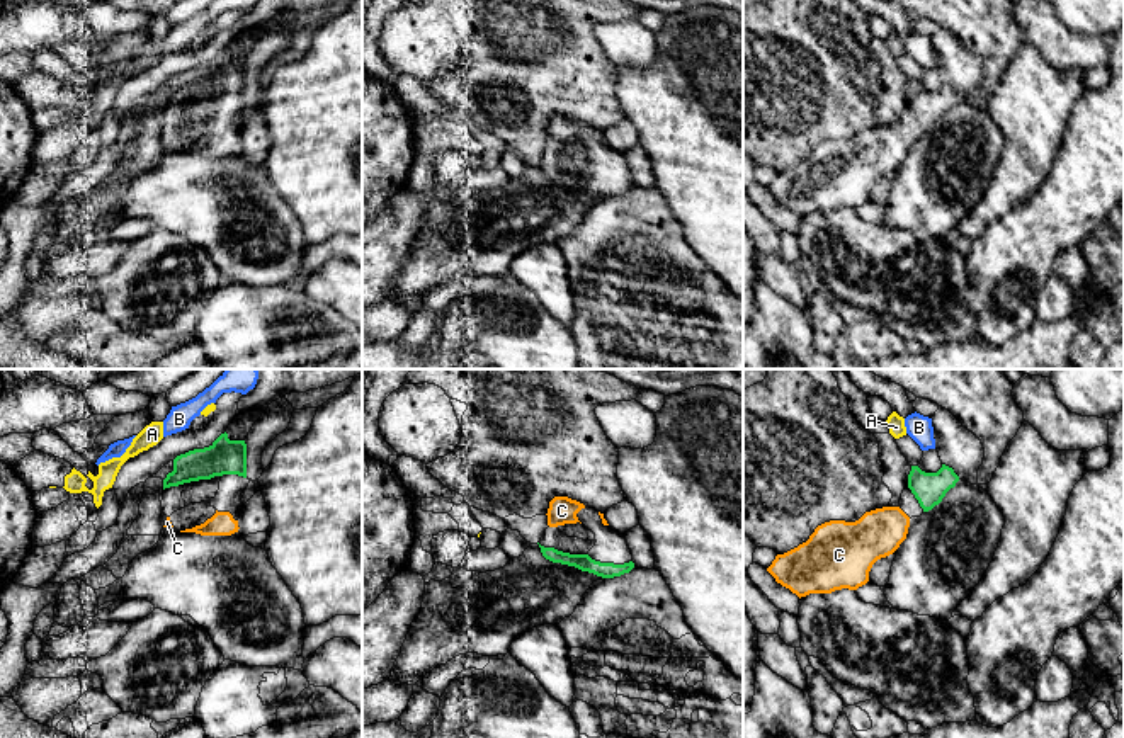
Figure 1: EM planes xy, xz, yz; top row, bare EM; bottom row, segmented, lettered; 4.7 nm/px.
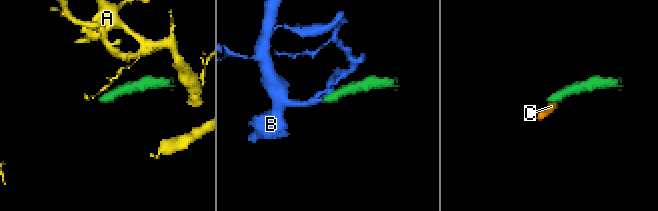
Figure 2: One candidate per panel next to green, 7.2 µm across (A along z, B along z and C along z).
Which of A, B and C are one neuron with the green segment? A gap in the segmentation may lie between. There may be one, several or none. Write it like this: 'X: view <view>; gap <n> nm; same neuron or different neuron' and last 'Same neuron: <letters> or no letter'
A: view xy; gap 110 nm; different neuron
B: view yz; gap 80 nm; different neuron
C: view yz; gap 80 nm; same neuron
Same neuron: C

